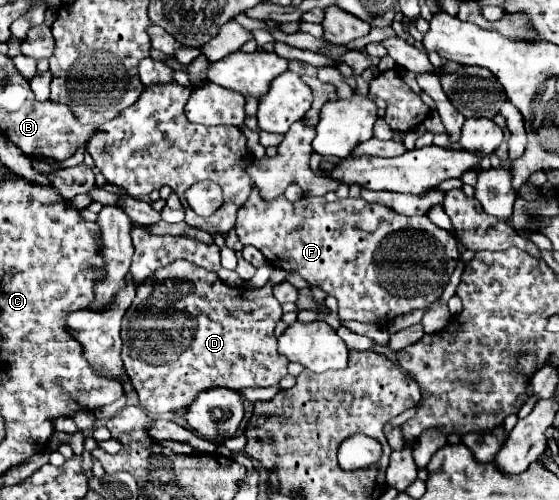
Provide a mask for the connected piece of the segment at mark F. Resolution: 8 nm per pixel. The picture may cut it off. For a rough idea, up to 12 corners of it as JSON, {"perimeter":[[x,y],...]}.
{"perimeter":[[255,188],[237,236],[381,324],[431,306],[457,242],[363,198]]}

